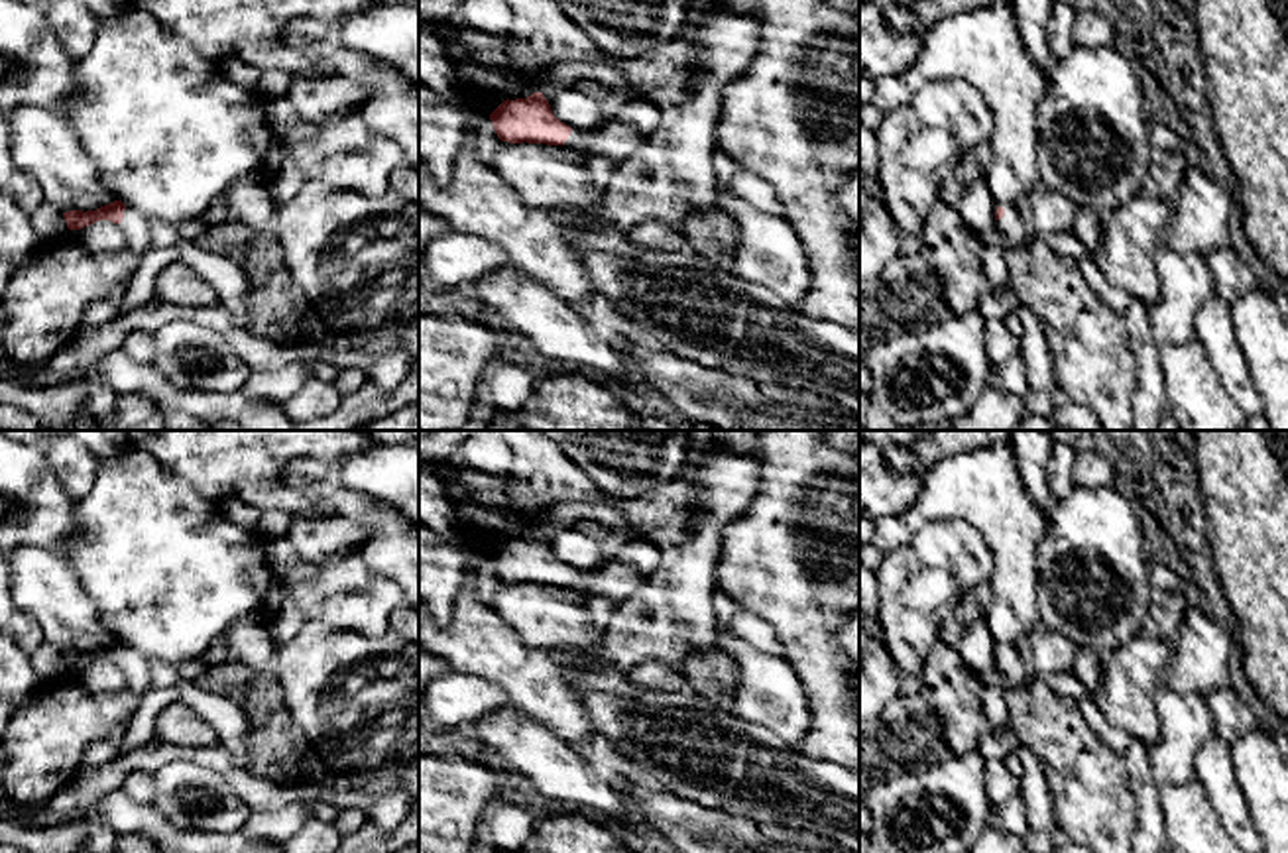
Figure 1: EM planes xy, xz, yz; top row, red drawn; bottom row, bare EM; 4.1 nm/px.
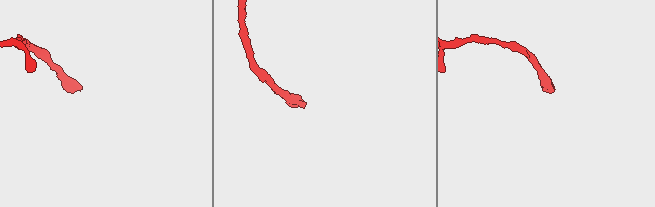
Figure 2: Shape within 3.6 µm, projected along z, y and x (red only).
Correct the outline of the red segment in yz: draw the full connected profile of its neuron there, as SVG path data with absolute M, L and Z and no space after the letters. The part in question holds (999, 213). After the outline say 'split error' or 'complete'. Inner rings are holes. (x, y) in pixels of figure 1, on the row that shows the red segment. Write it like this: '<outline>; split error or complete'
M997 206L995 226L1007 236L1011 250L1021 250L1030 244L1028 230L1023 224L1015 206Z; split error

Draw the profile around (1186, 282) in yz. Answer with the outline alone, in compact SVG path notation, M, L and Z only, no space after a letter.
M1160 244L1156 267L1160 297L1148 305L1148 320L1158 342L1196 340L1198 309L1217 295L1207 259L1196 254L1178 254Z

